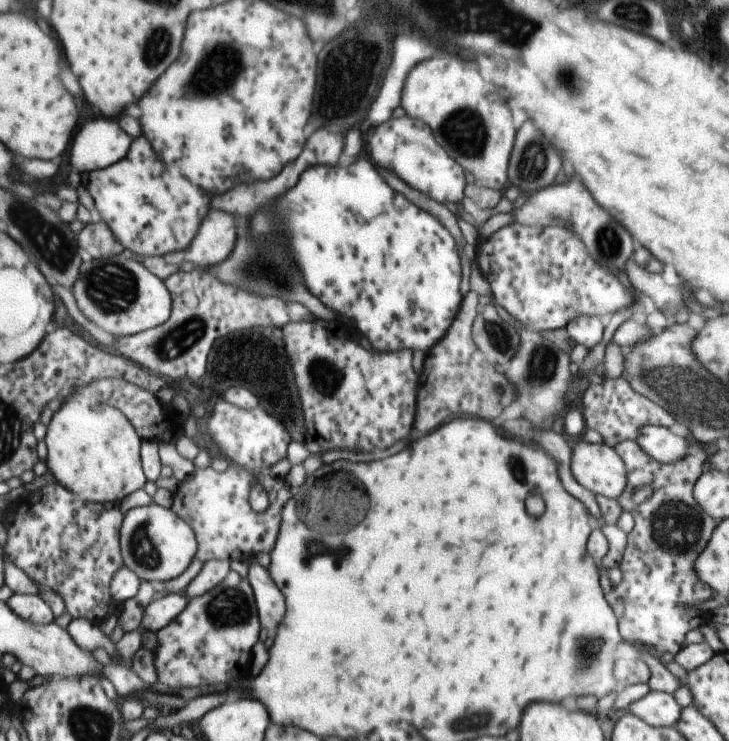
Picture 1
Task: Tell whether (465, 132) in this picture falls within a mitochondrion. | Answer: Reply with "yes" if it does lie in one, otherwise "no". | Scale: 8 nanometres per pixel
yes

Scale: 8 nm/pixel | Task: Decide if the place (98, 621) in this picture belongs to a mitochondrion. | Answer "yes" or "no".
no

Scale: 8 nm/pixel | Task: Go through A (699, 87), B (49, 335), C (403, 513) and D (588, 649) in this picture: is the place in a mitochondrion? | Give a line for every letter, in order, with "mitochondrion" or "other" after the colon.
A: other
B: other
C: other
D: mitochondrion

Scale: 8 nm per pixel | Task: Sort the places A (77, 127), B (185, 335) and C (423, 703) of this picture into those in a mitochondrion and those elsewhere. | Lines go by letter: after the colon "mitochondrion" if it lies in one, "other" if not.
A: other
B: mitochondrion
C: other

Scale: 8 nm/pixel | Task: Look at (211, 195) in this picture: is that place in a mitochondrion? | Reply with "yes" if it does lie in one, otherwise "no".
no

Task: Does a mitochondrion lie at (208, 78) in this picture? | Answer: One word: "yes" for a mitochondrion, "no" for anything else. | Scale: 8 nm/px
yes

